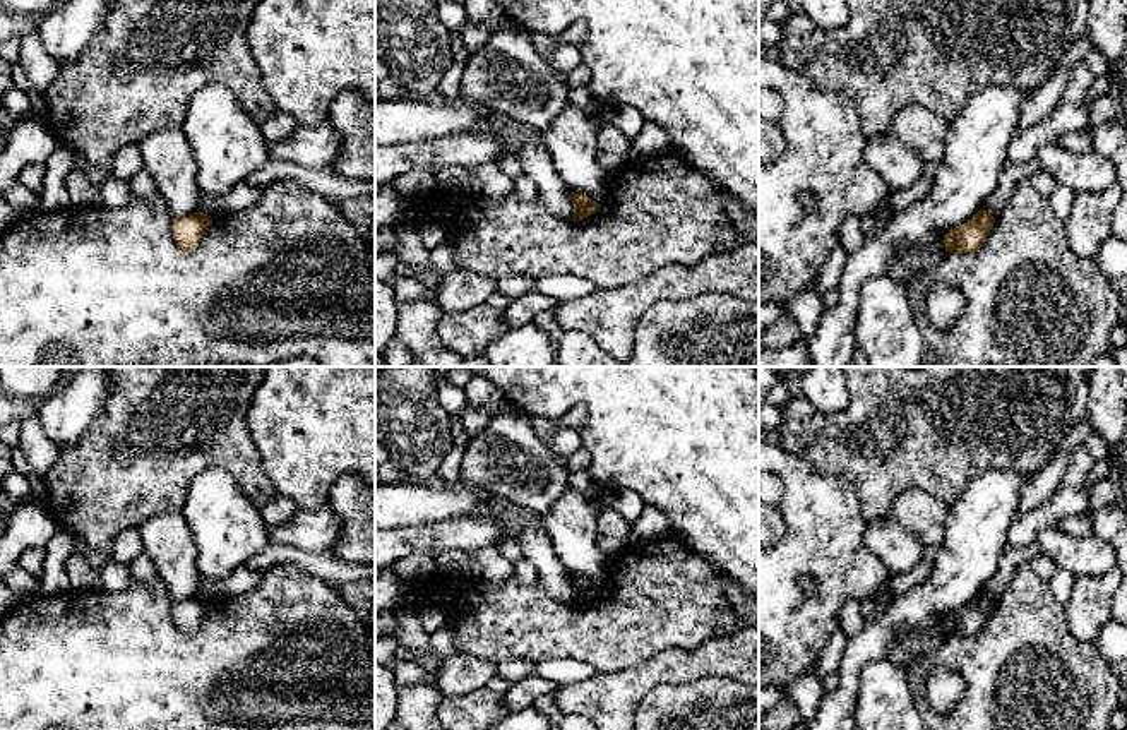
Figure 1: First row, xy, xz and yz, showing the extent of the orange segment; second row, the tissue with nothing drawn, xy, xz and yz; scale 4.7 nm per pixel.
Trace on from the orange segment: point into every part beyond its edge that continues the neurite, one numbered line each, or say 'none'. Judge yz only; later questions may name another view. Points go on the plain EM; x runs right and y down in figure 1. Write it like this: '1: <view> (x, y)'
none

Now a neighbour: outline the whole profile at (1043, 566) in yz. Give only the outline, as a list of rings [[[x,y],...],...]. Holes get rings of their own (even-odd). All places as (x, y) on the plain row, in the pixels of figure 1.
[[[1043,552],[1038,557],[1035,557],[1029,562],[1029,565],[1046,583],[1050,581],[1050,577],[1053,576],[1055,569],[1057,569],[1053,560],[1046,553],[1043,553]]]

